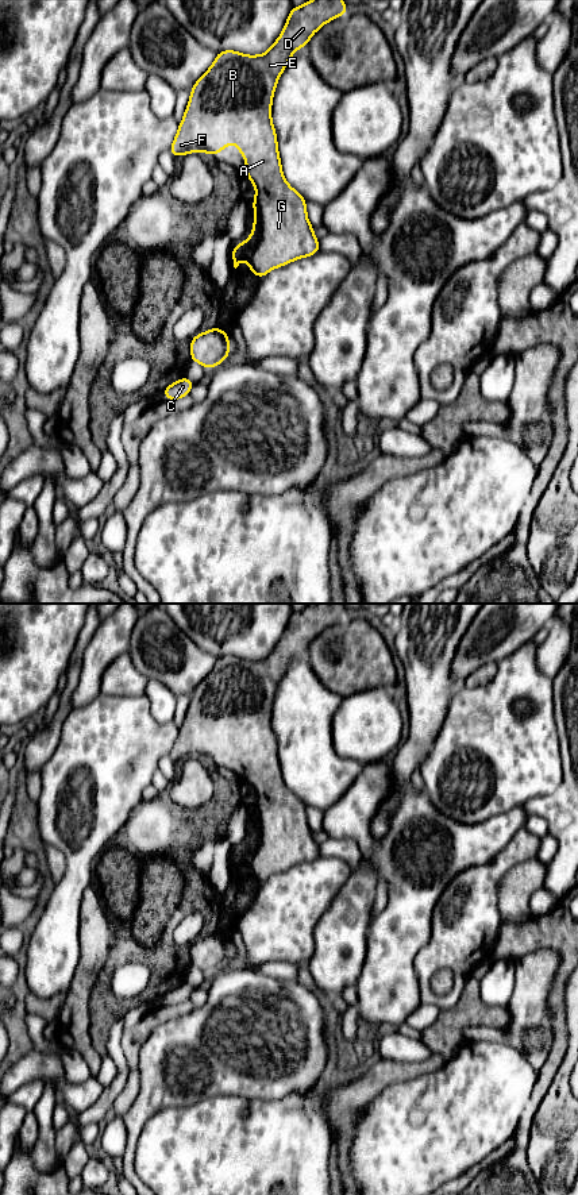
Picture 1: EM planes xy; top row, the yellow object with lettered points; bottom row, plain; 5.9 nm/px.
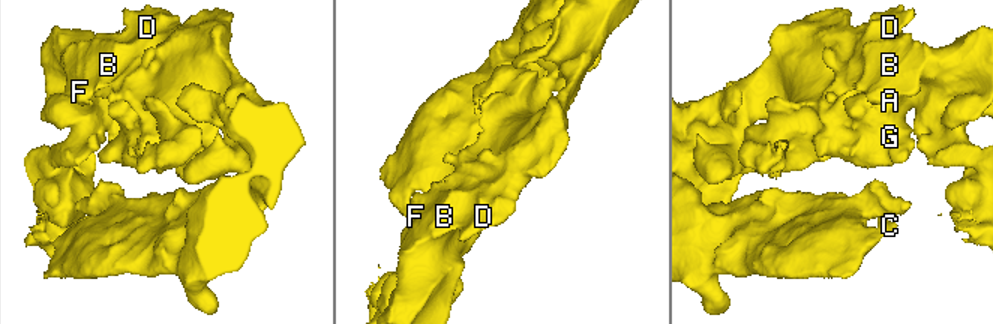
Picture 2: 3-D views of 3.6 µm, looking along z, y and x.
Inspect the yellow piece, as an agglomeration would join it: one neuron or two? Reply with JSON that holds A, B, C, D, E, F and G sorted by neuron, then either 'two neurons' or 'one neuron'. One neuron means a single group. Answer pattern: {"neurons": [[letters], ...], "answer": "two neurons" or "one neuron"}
{"neurons": [["A", "B", "C", "D", "E", "F", "G"]], "answer": "one neuron"}

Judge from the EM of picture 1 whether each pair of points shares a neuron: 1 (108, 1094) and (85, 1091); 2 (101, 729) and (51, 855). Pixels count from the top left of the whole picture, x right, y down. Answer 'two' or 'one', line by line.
1: two
2: two

